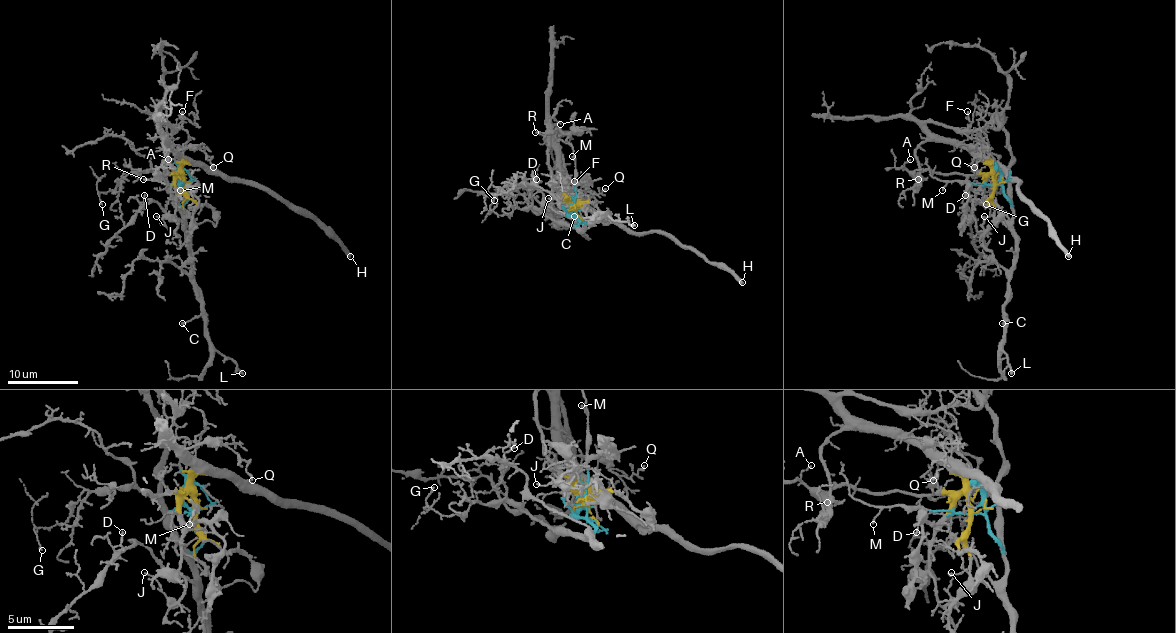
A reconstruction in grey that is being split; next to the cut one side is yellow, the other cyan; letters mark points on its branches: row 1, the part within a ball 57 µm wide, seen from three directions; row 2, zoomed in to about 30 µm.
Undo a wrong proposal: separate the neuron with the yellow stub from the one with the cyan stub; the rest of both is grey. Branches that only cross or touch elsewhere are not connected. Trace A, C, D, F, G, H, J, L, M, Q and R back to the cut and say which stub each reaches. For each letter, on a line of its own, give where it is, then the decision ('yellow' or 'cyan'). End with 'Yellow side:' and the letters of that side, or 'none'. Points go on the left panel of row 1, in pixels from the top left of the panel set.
A: at (168, 159); yellow
C: at (182, 323); cyan
D: at (144, 195); cyan
F: at (182, 111); yellow
G: at (102, 204); cyan
H: at (350, 256); yellow
J: at (156, 216); yellow
L: at (242, 373); cyan
M: at (180, 190); cyan
Q: at (213, 167); yellow
R: at (143, 179); yellow
Yellow side: A, F, H, J, Q, R

